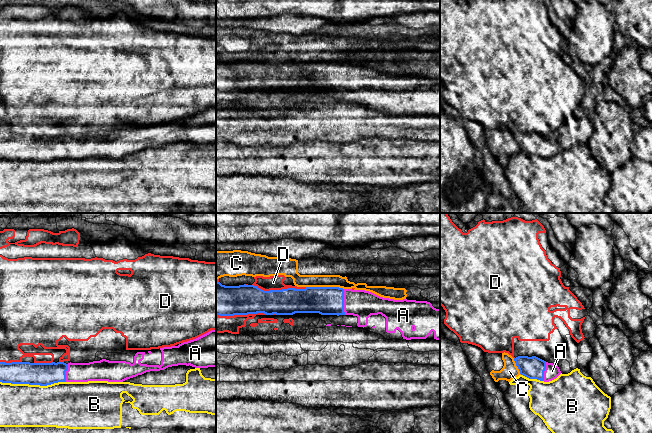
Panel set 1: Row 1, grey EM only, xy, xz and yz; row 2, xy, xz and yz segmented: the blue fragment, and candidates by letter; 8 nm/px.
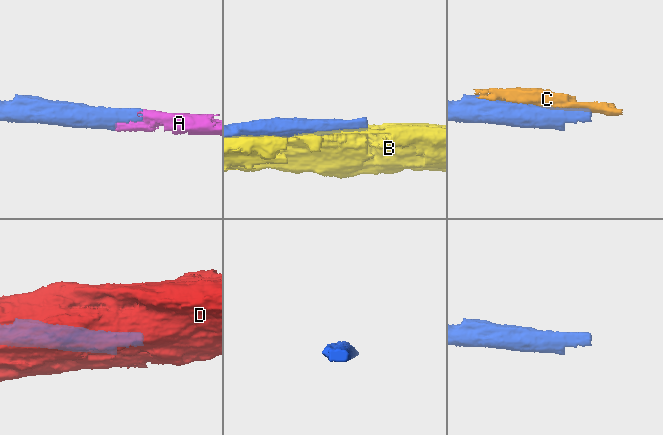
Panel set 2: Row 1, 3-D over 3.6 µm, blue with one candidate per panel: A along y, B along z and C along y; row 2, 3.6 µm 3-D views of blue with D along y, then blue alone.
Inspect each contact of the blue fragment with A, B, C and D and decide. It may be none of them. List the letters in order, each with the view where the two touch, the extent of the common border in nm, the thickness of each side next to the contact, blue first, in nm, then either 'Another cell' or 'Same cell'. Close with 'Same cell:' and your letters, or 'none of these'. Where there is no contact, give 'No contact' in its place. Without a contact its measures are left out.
A: Touches blue in xz. Shared border 200 nm. Thickness 220 nm (blue) against 220 nm. Same cell
B: Touches blue in xy. Shared border 550 nm. Thickness 190 nm (blue) against 360 nm. Another cell
C: Touches blue in xz. Shared border 300 nm. Thickness 220 nm (blue) against 100 nm. Another cell
D: Touches blue in xz. Shared border 440 nm. Thickness 240 nm (blue) against 110 nm. Another cell
Same cell: A

